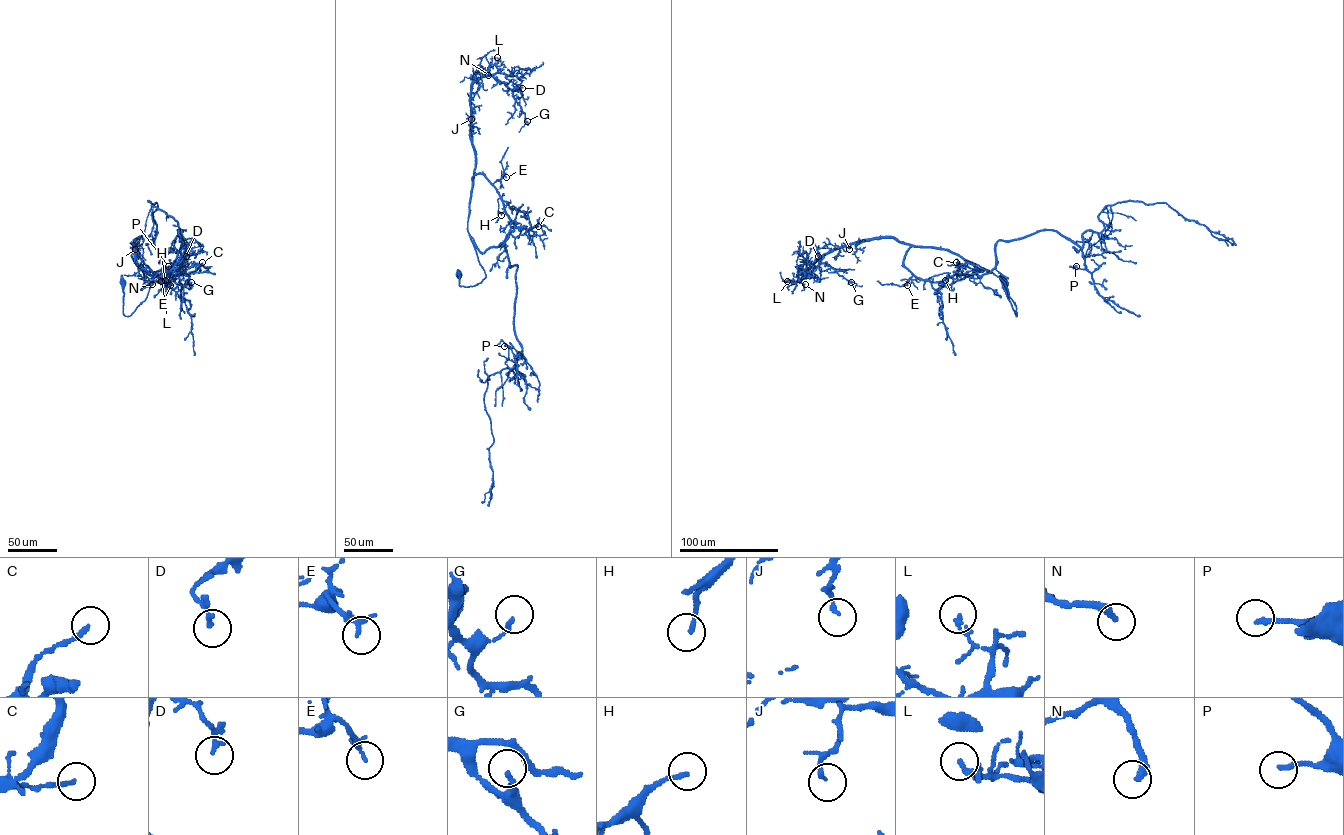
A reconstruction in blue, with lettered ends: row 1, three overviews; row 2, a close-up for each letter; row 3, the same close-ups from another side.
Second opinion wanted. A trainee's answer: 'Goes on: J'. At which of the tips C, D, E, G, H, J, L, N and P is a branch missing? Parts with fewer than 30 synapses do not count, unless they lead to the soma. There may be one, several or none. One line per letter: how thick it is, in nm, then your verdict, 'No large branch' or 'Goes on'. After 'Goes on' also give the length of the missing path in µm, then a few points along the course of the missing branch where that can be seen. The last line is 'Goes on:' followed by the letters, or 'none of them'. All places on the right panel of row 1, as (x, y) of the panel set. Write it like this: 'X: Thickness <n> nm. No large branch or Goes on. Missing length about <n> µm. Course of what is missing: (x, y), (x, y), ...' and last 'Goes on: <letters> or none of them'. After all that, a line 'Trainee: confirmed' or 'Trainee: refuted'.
C: Thickness 180 nm. No large branch
D: Thickness 130 nm. No large branch
E: Thickness 240 nm. No large branch
G: Thickness 180 nm. No large branch
H: Thickness 170 nm. No large branch
J: Thickness 160 nm. No large branch
L: Thickness 190 nm. No large branch
N: Thickness 320 nm. No large branch
P: Thickness 200 nm. No large branch
Goes on: none of them
Trainee: refuted

